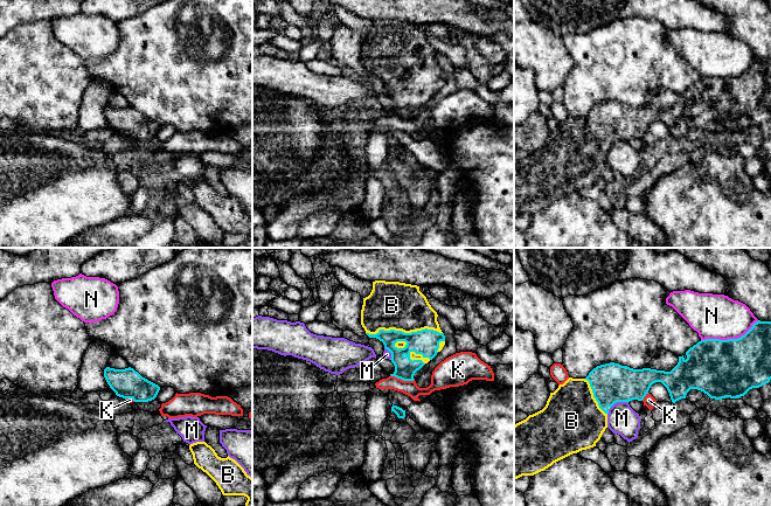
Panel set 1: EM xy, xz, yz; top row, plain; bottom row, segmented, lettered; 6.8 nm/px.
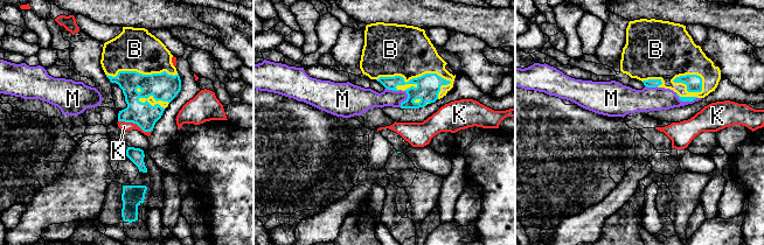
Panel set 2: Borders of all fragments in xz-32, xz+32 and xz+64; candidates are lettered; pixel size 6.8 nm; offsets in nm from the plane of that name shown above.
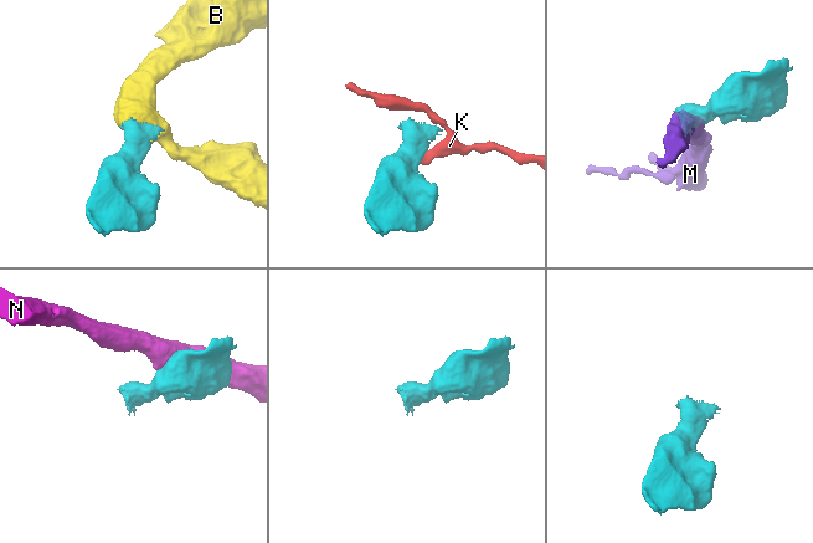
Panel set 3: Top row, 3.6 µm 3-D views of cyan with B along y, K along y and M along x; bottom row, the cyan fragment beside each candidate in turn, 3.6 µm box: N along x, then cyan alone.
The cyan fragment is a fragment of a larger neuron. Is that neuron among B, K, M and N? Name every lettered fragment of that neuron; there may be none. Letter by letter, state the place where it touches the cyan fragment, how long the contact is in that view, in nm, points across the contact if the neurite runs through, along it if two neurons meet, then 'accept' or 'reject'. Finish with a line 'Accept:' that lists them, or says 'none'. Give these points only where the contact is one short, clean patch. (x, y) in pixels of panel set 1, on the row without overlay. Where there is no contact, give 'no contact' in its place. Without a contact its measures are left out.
B: meets cyan in xz at (403, 70); contact 550 nm long; accept
K: meets cyan in xz at (402, 117); contact 170 nm long; border along xz (390, 112), (403, 118), (414, 118); reject
M: meets cyan in yz at (616, 140); contact 170 nm long; border along yz (627, 140), (616, 140), (608, 152); reject
N: meets cyan in yz at (729, 77); contact 420 nm long; reject
Accept: B

